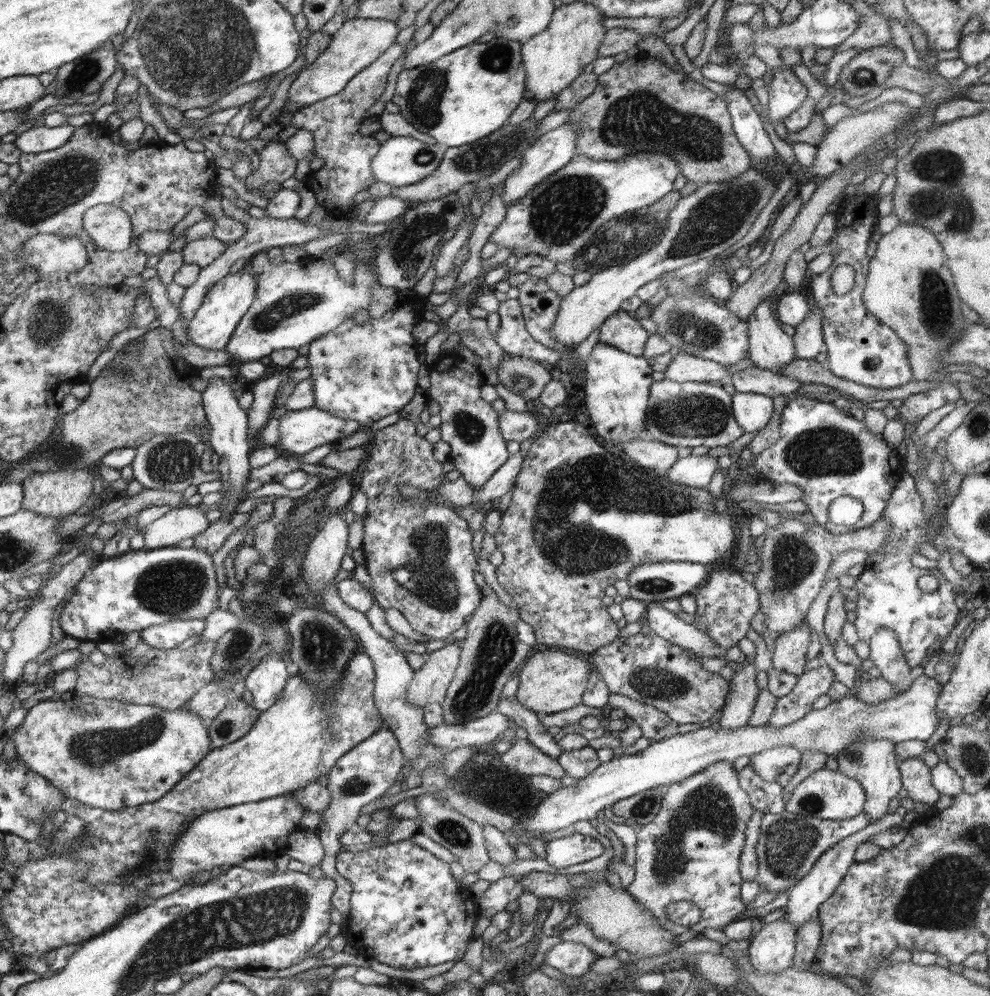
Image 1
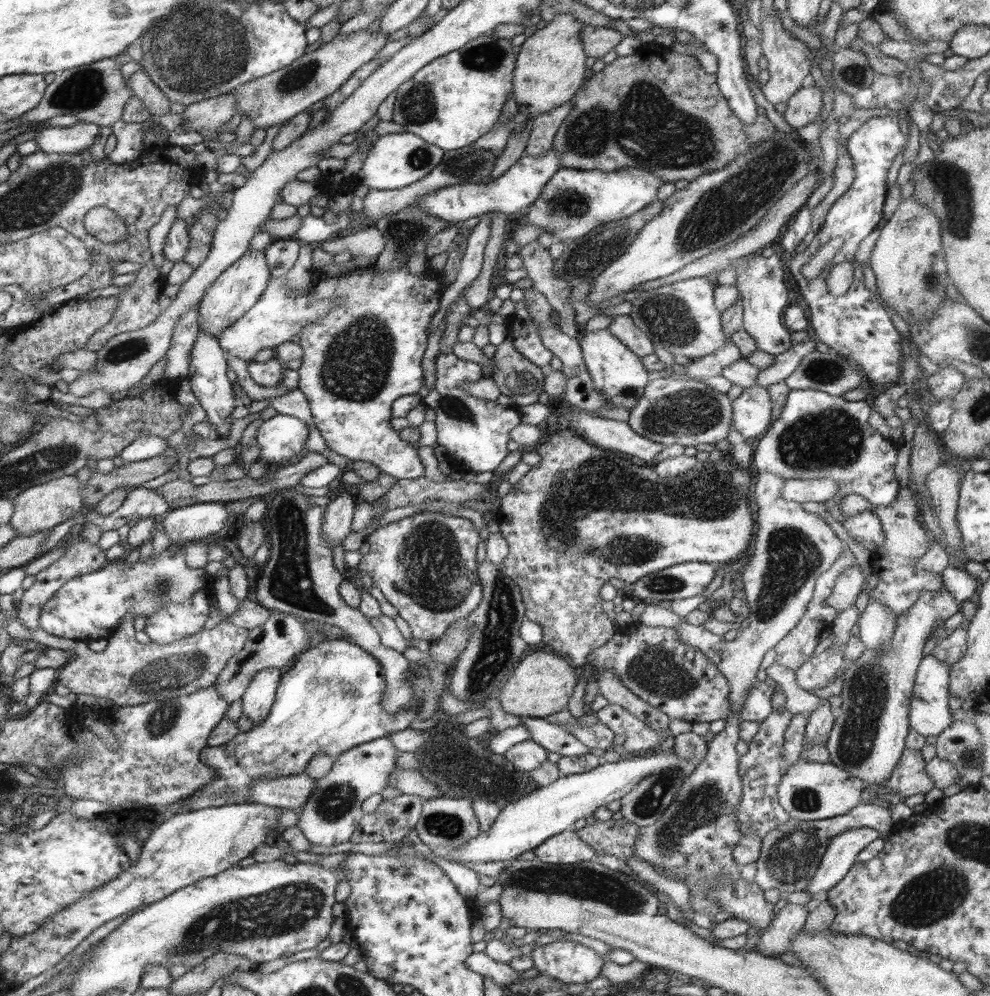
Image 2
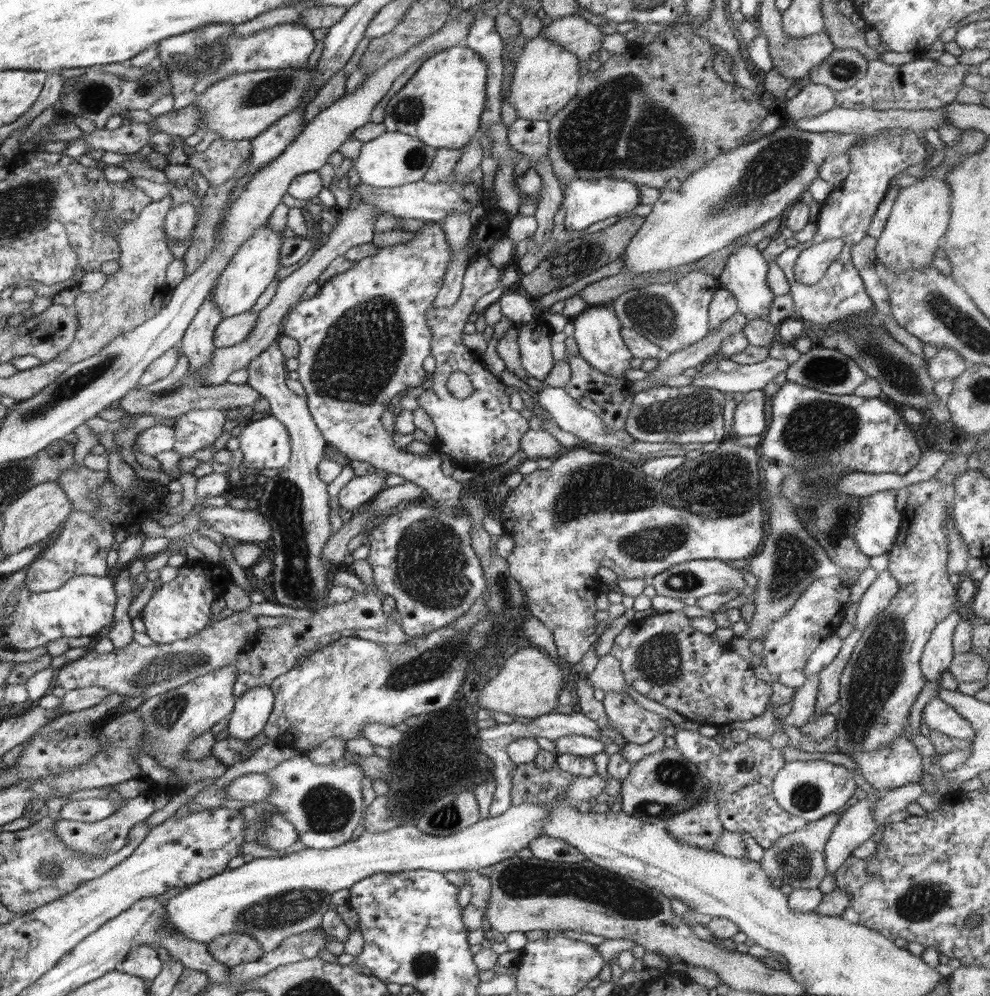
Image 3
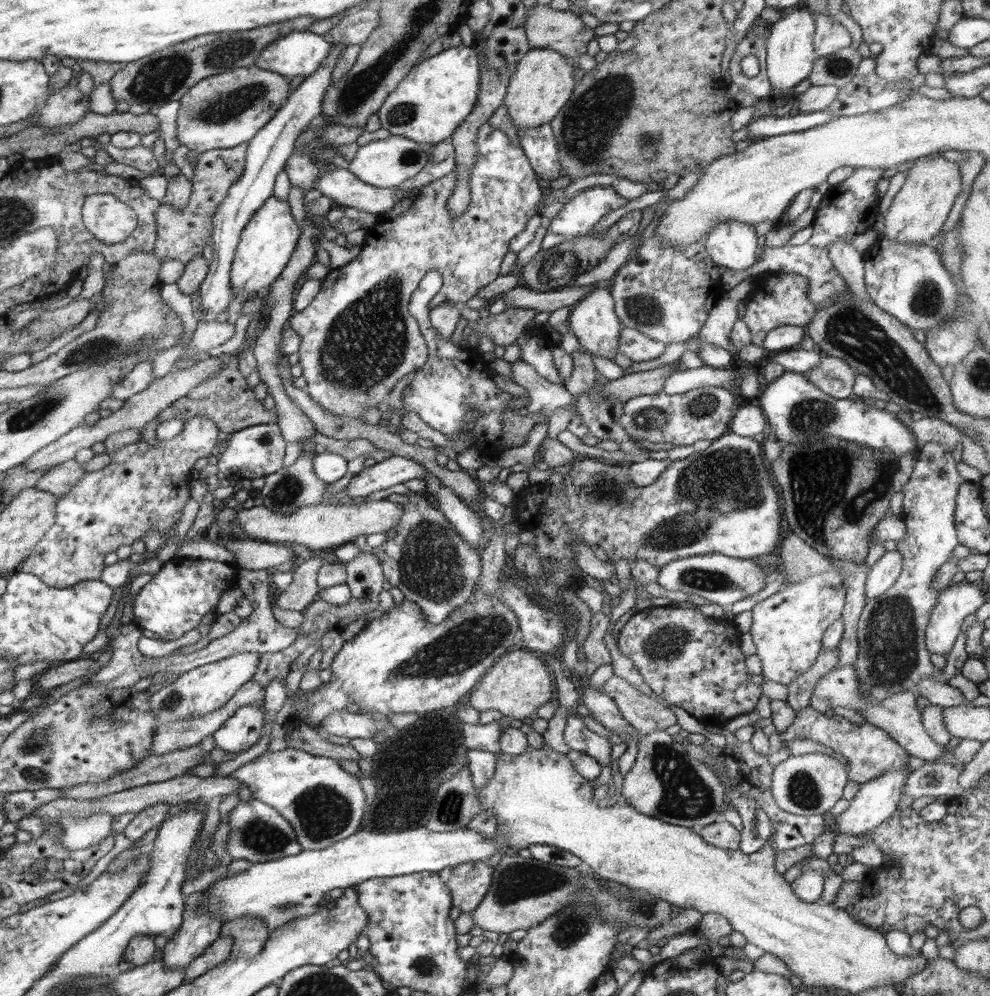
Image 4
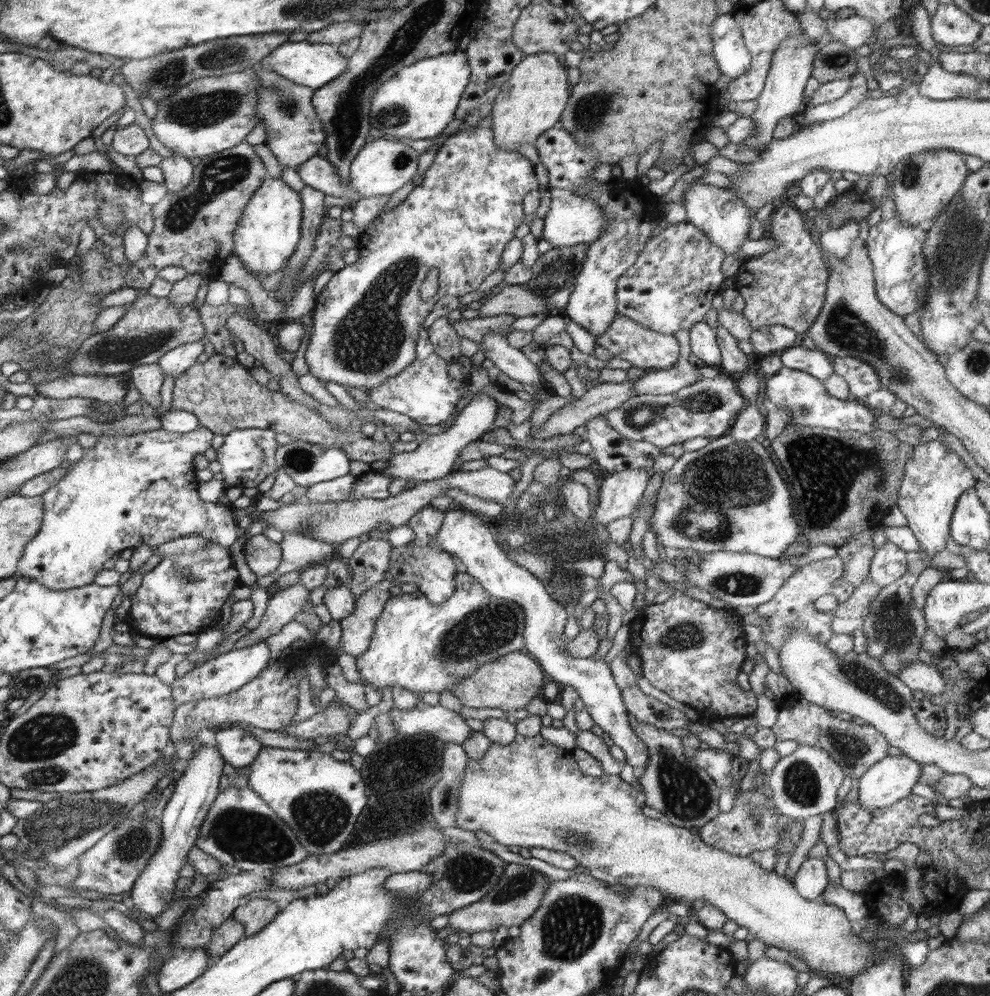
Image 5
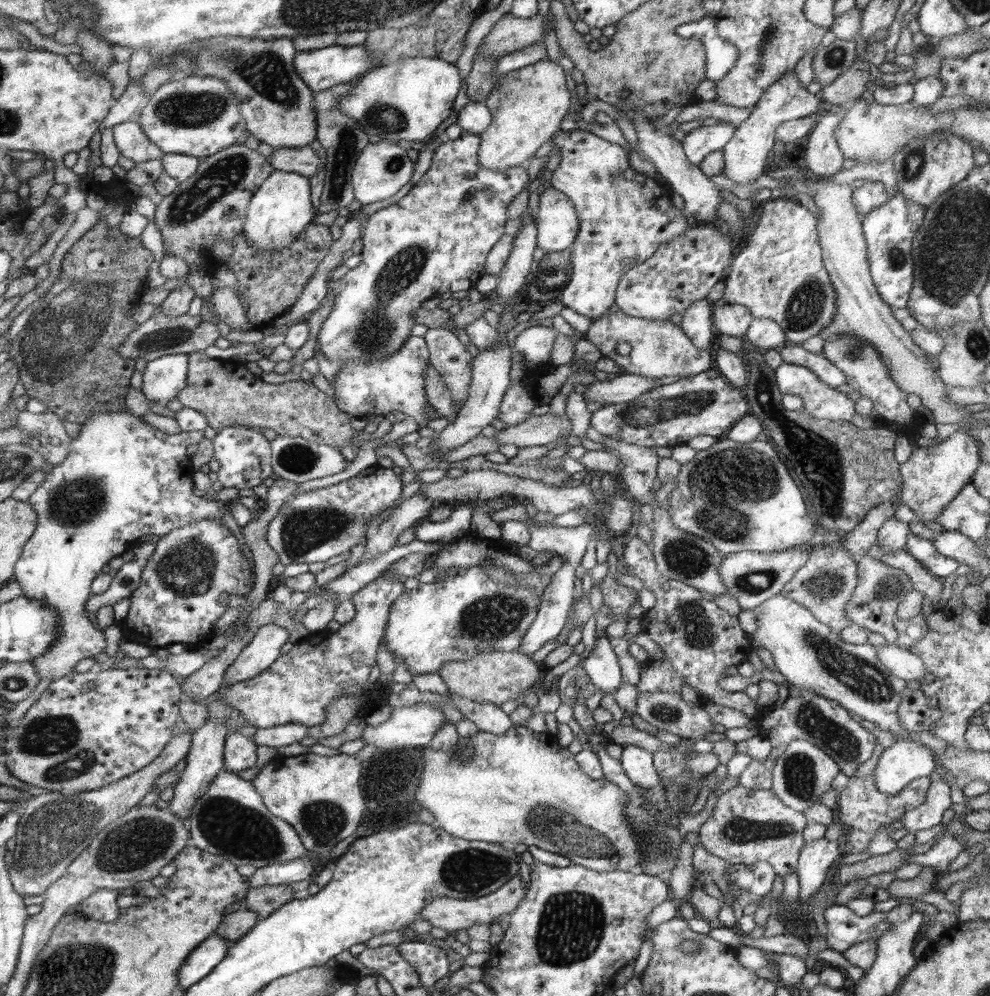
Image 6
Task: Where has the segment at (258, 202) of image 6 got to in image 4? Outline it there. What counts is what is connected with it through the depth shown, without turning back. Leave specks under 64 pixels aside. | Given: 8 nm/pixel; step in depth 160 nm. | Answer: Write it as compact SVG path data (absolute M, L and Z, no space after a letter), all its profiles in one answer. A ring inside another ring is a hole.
M274 196L268 198L244 226L240 242L235 250L230 272L233 299L247 301L278 281L286 270L290 257L297 249L300 238L301 227L295 222L288 202L283 202Z

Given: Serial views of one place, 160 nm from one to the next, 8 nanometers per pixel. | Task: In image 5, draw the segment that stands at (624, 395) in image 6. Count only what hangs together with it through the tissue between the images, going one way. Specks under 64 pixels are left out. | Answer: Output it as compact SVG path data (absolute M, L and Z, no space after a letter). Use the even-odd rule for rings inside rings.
M680 330L674 336L679 340L679 359L668 370L650 370L639 380L633 380L635 394L668 394L678 392L682 387L694 384L702 378L699 367L688 362L690 353L689 332Z

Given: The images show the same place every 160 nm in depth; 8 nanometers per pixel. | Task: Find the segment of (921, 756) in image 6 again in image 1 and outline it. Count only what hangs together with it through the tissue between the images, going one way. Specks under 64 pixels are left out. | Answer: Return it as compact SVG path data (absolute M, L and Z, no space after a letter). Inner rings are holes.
M895 811L889 812L887 816L877 820L876 822L868 823L866 828L859 830L856 834L843 838L837 842L830 850L827 850L818 860L815 865L788 891L788 904L784 906L785 915L783 918L790 924L802 926L805 922L818 916L819 907L826 902L832 894L834 894L839 882L846 876L847 870L851 864L855 863L855 852L858 846L865 843L870 836L888 830L892 826L899 826L902 823L903 816Z

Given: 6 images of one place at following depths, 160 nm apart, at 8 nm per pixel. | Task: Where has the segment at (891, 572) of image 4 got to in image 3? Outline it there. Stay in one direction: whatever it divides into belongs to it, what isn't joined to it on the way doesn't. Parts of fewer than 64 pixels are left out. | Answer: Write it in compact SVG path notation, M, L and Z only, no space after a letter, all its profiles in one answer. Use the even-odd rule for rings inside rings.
M888 569L879 572L857 604L858 610L854 622L856 629L864 633L866 627L872 623L872 619L876 619L876 616L890 606L892 598L900 589L899 582L892 578Z

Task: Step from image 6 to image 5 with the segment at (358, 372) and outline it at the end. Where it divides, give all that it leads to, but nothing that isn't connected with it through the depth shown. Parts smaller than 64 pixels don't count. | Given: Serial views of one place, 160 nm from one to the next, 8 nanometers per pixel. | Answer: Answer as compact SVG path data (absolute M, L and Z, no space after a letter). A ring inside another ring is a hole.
M428 329L421 330L421 338L417 341L417 354L417 360L409 368L384 381L377 388L366 390L370 400L386 410L406 415L420 425L438 426L450 423L454 418L454 408L464 392L466 380L461 382L450 377L448 374L450 362L438 354L429 338Z

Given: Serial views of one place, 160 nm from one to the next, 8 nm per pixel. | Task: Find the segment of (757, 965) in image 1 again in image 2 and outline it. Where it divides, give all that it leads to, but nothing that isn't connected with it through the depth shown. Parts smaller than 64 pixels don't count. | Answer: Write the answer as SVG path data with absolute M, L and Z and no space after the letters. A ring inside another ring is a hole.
M788 904L782 908L760 935L757 952L770 957L779 957L783 952L789 952L793 938L803 930L806 917L804 905Z

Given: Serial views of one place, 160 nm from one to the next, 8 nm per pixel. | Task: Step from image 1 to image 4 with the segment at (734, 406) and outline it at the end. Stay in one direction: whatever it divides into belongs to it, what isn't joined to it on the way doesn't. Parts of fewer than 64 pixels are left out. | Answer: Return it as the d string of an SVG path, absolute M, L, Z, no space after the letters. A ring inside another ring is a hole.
M742 401L729 427L732 433L753 439L756 434L764 432L766 426L768 422L760 406L754 401Z

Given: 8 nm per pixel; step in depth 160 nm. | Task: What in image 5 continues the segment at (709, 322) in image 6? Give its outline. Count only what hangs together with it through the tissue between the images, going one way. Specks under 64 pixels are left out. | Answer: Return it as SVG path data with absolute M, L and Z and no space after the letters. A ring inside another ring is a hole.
M703 319L688 330L690 352L705 362L706 365L718 367L721 363L721 350L717 343L717 334Z

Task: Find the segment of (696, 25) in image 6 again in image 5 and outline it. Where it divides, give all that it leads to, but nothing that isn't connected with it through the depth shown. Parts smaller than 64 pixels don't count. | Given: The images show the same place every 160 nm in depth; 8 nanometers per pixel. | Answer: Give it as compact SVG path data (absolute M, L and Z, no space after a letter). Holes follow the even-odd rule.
M731 12L715 18L711 39L714 43L713 55L721 74L730 78L748 74L753 56L744 44L741 28Z

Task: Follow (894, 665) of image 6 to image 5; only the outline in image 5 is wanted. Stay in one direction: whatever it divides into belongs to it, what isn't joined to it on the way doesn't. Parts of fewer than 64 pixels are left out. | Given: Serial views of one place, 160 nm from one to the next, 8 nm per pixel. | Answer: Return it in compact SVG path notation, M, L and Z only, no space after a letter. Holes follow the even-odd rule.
M914 661L906 665L900 673L899 680L902 680L912 691L922 691L927 698L942 695L946 689L946 682L942 674L936 670L936 667L928 666L921 661Z

